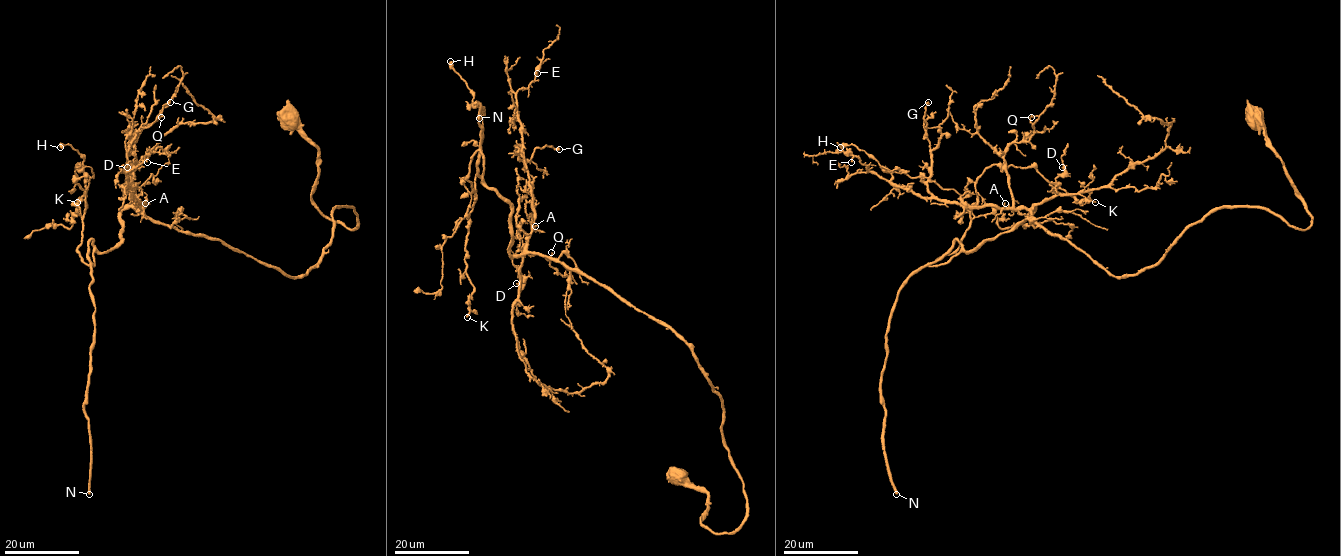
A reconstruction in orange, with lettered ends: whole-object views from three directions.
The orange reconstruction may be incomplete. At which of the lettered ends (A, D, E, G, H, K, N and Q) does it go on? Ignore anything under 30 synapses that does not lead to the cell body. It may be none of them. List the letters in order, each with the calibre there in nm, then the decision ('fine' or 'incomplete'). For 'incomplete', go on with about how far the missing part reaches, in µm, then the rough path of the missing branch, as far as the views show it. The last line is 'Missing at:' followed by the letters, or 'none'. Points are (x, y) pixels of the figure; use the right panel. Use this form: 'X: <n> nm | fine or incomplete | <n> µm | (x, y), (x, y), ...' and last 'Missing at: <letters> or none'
A: 130 nm | fine
D: 200 nm | fine
E: 170 nm | fine
G: 440 nm | fine
H: 550 nm | fine
K: 240 nm | incomplete | 25 µm | (1095, 202), (1135, 210), (1173, 210)
N: 440 nm | incomplete | 180 µm
Q: 150 nm | fine
Missing at: K, N

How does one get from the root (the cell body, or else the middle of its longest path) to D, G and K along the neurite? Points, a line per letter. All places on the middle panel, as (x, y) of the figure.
D: (675, 476), (707, 493), (712, 531), (742, 523), (723, 404), (692, 350), (544, 256), (526, 253), (516, 283)
G: (675, 476), (707, 493), (712, 531), (742, 523), (692, 350), (526, 250), (516, 153), (559, 149)
K: (675, 476), (707, 493), (712, 531), (742, 523), (692, 350), (584, 275), (511, 255), (479, 150), (467, 317)

